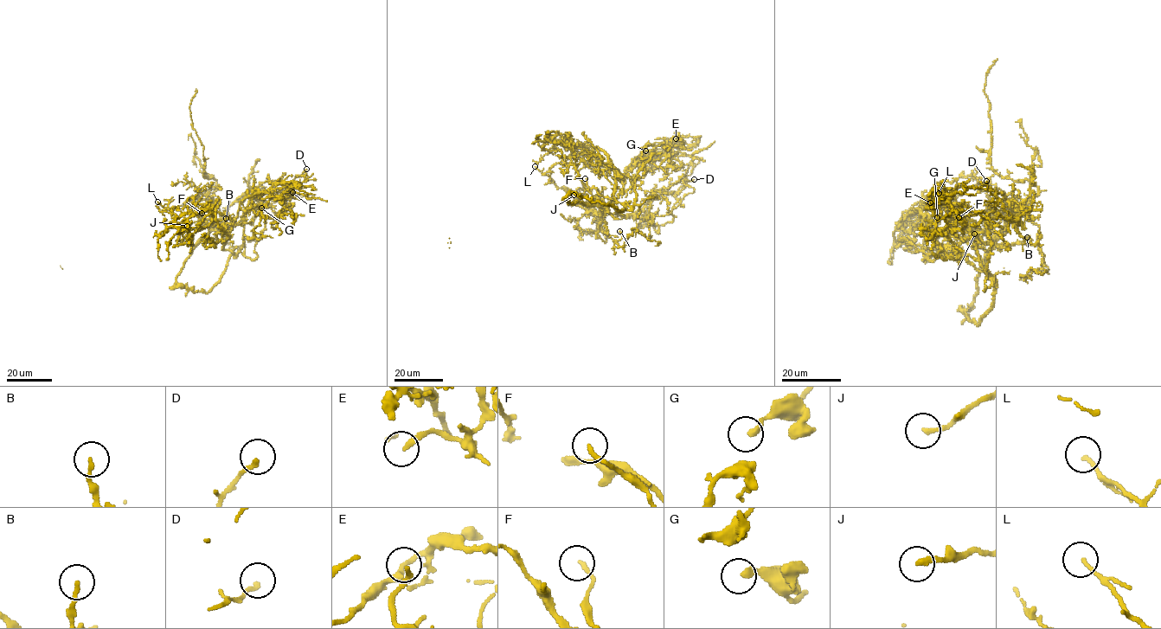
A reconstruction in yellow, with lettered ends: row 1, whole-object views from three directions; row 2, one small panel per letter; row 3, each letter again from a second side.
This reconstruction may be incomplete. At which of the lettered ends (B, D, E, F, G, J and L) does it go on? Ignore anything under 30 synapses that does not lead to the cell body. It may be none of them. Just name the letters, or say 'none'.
E, J

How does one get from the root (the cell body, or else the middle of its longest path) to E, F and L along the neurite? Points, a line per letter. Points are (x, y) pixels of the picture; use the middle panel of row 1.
E: (605, 211), (604, 208), (623, 191), (624, 172), (633, 160), (666, 153), (675, 146), (676, 138)
F: (605, 211), (602, 202), (592, 194), (585, 178)
L: (605, 211), (604, 208), (623, 192), (623, 183), (612, 170), (591, 154), (564, 157), (544, 175), (535, 166)

